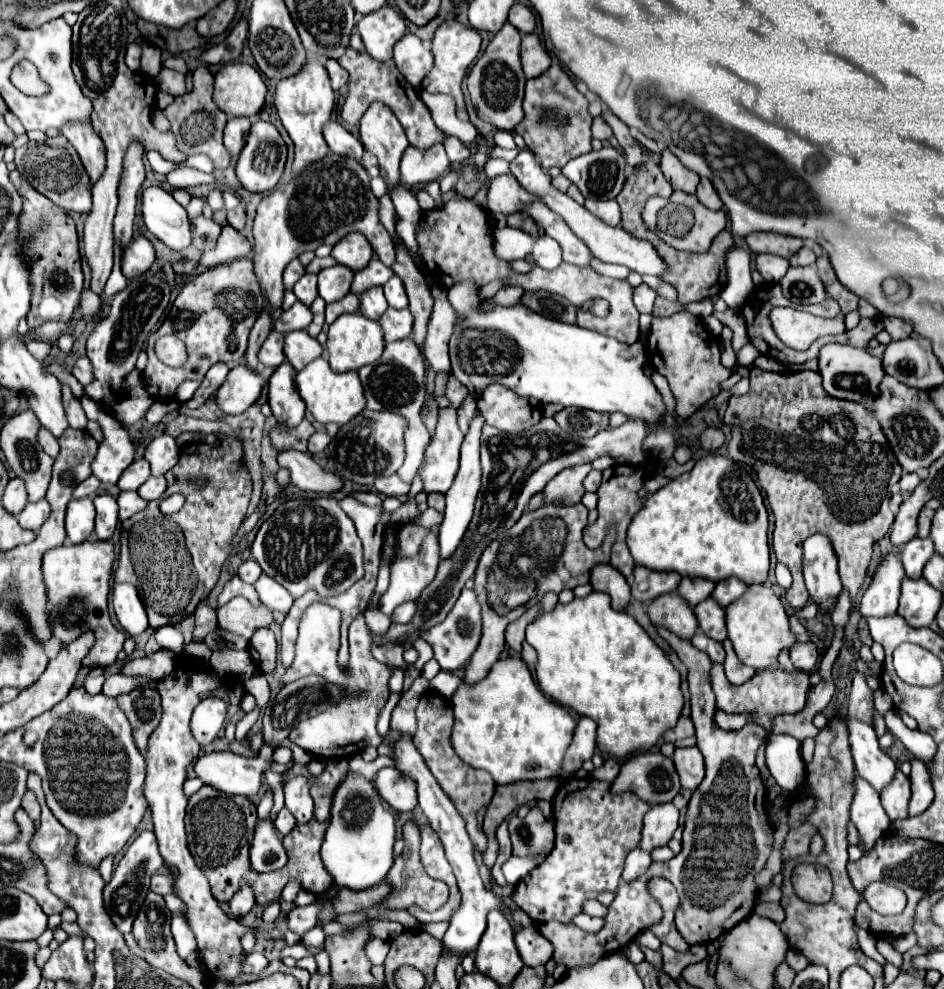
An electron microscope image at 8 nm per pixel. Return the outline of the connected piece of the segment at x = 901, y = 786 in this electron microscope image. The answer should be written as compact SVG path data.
M898 770L896 778L880 794L880 798L882 798L882 806L884 806L886 814L890 816L890 820L904 818L906 812L908 812L908 800L910 800L910 780L908 780L908 776L904 776Z

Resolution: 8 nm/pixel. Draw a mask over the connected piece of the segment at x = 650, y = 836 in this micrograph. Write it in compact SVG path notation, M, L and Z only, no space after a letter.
M672 802L652 806L644 816L644 830L640 848L652 852L658 846L666 846L678 828L678 810Z

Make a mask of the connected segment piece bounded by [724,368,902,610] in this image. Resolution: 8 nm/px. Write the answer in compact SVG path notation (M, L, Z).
M754 368L748 394L730 398L724 424L732 430L730 458L752 466L766 490L776 520L772 546L778 562L786 564L794 578L786 592L790 608L806 606L802 544L812 534L826 534L832 540L842 584L856 600L872 564L872 546L888 534L894 522L888 508L890 488L902 476L870 408L828 396L820 386L818 372L782 376Z

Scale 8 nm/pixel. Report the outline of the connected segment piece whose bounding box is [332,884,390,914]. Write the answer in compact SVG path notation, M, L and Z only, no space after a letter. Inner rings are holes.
M380 884L376 888L368 888L368 890L348 890L348 888L340 888L338 900L334 902L334 910L336 914L346 914L346 912L356 912L356 910L366 910L374 904L378 904L382 898L386 898L390 892L388 884Z

